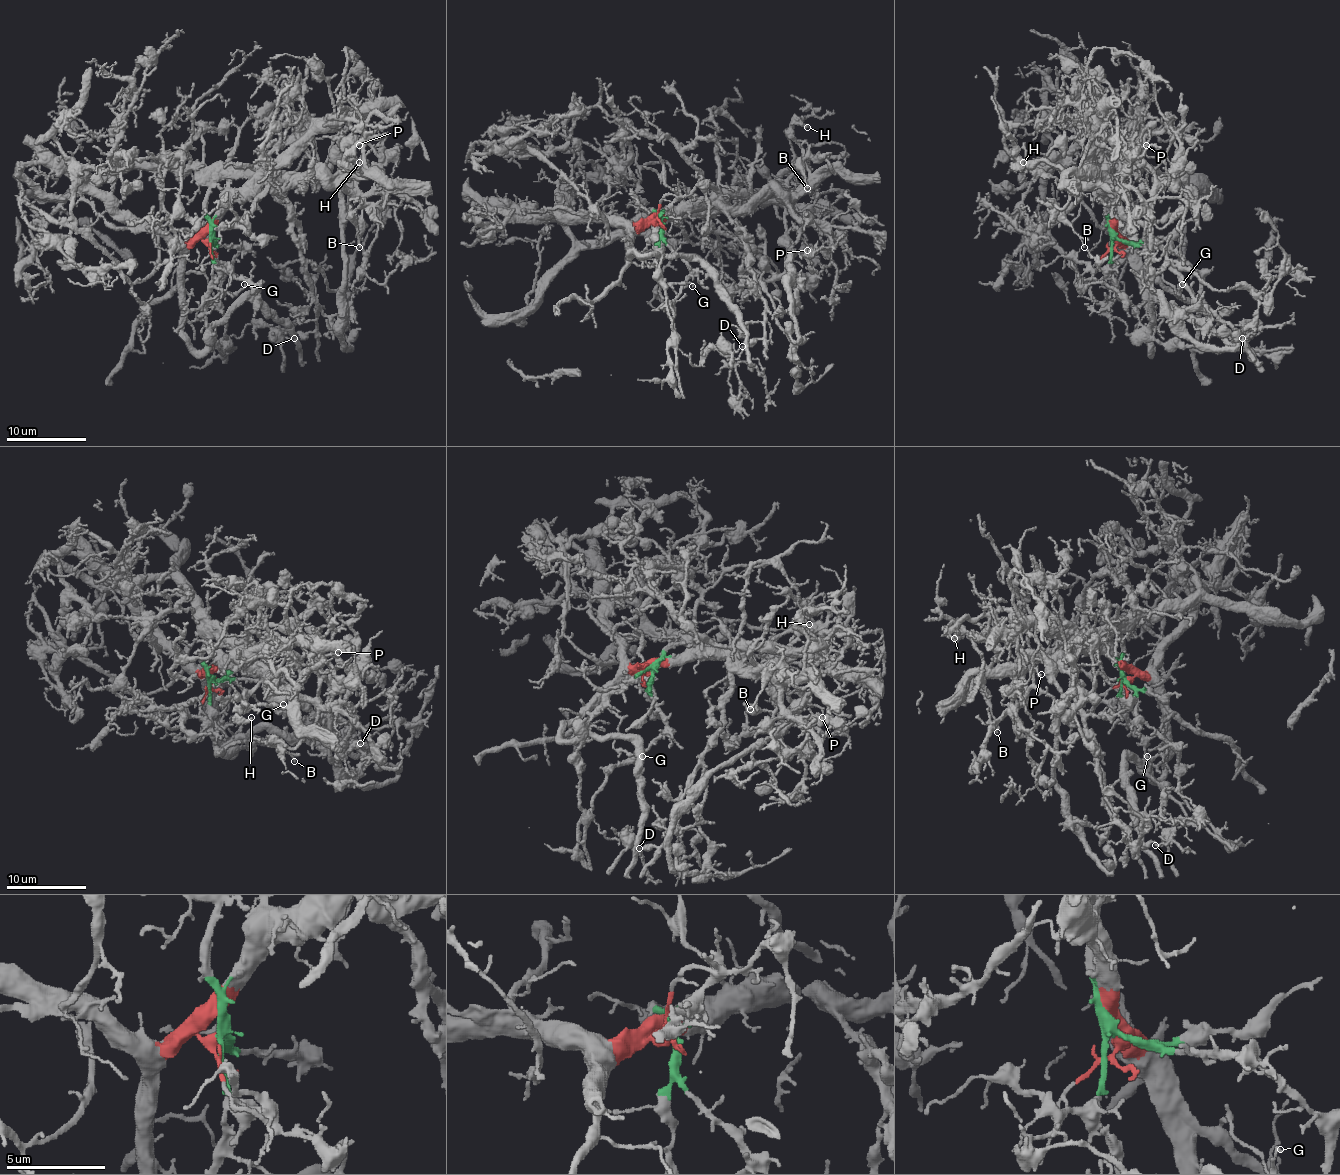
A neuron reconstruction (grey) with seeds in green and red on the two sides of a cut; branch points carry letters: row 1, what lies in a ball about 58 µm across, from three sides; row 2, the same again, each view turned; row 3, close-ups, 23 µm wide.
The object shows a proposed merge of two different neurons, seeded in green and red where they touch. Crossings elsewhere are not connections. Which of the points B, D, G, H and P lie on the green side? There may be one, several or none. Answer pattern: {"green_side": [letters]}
{"green_side": ["B", "H", "P"]}

